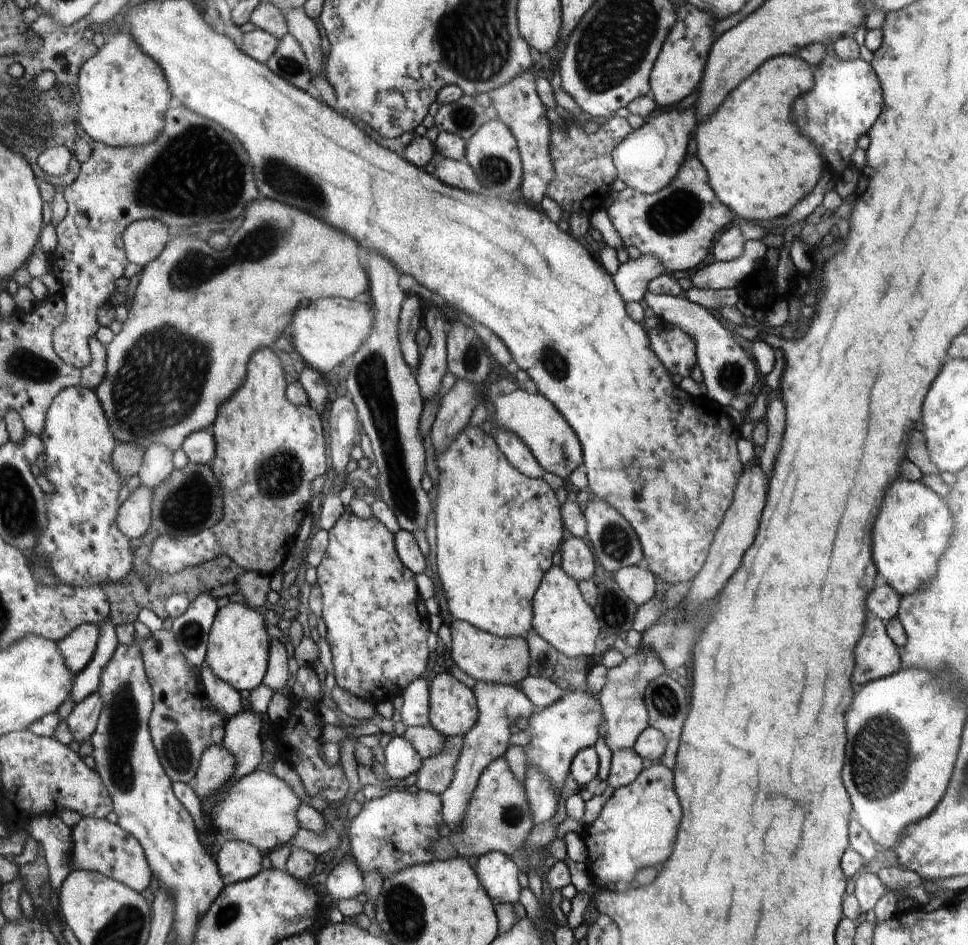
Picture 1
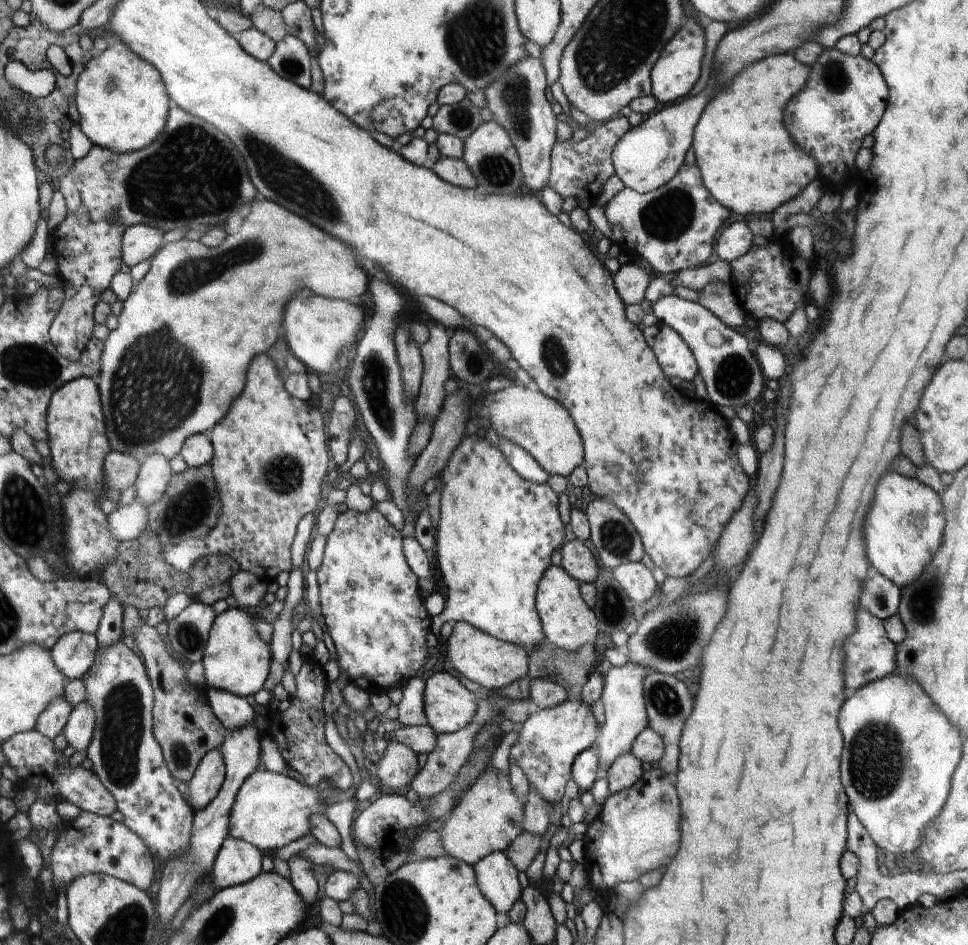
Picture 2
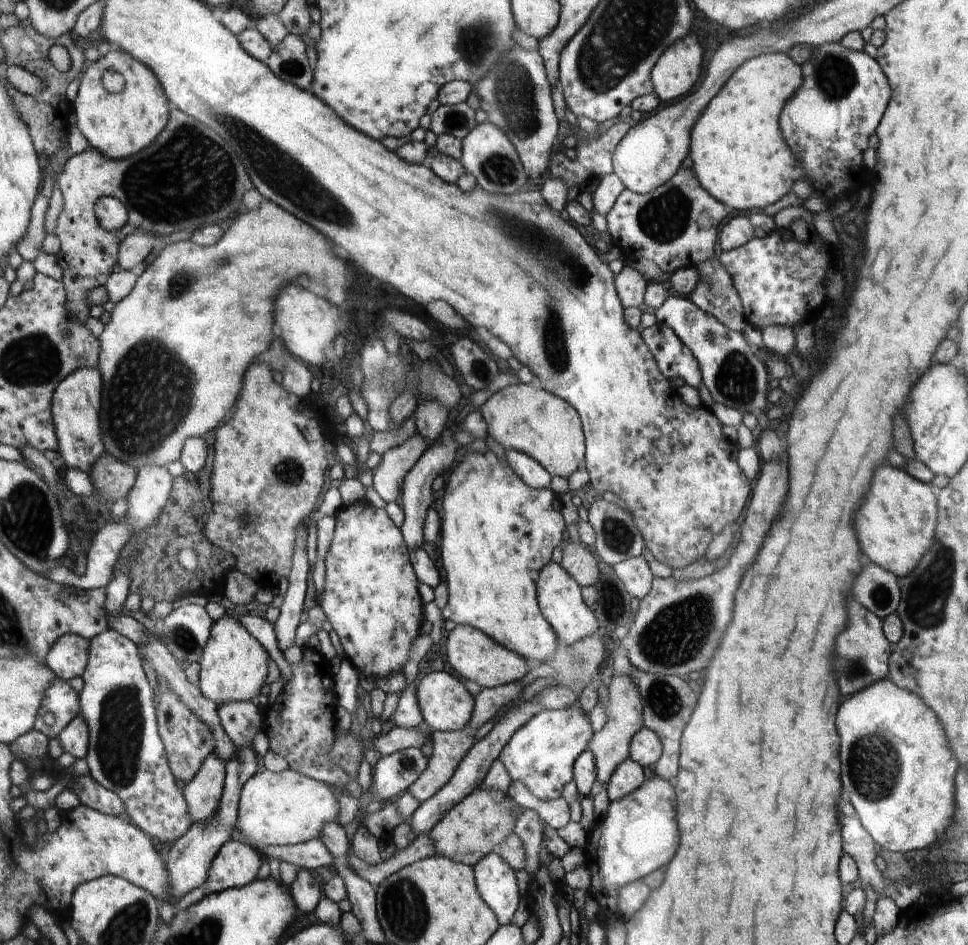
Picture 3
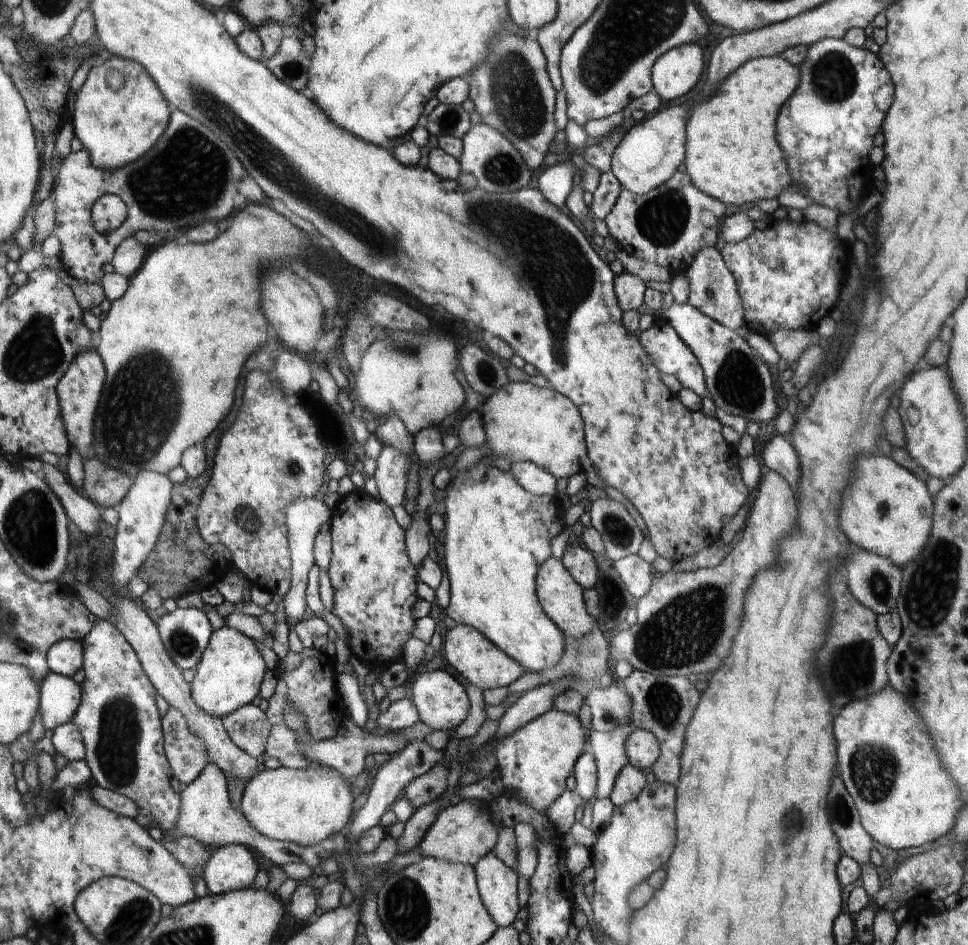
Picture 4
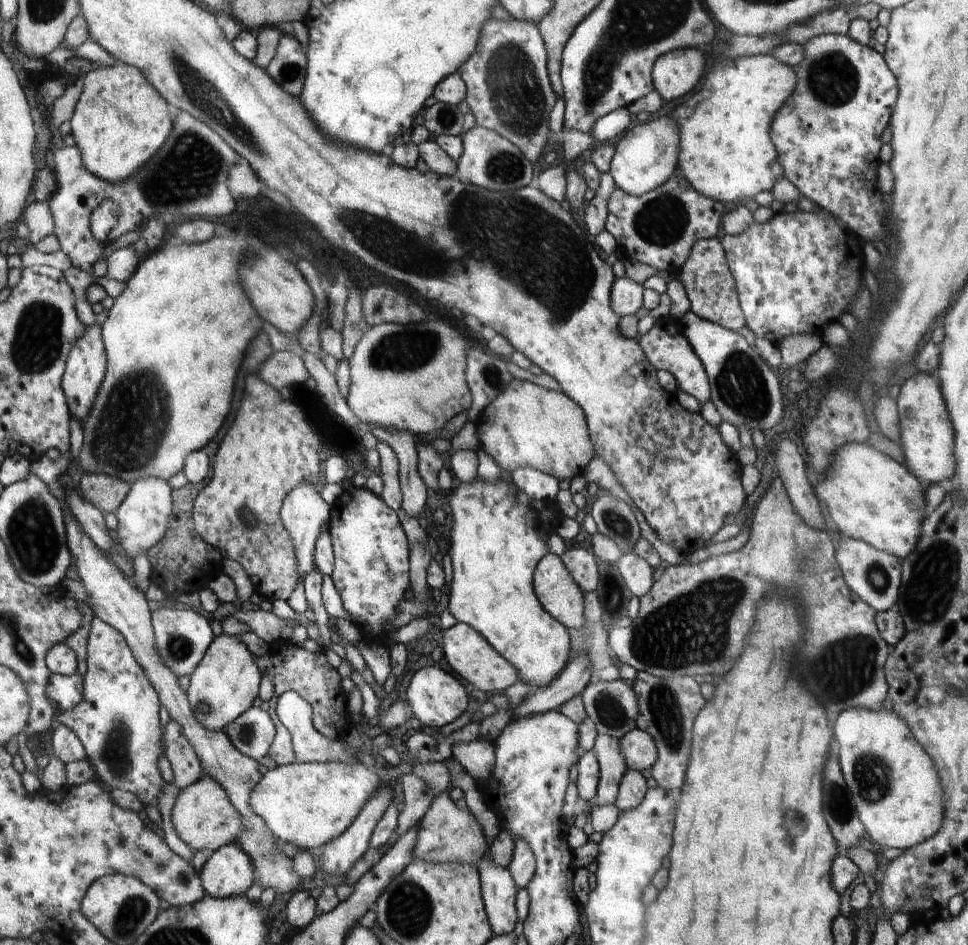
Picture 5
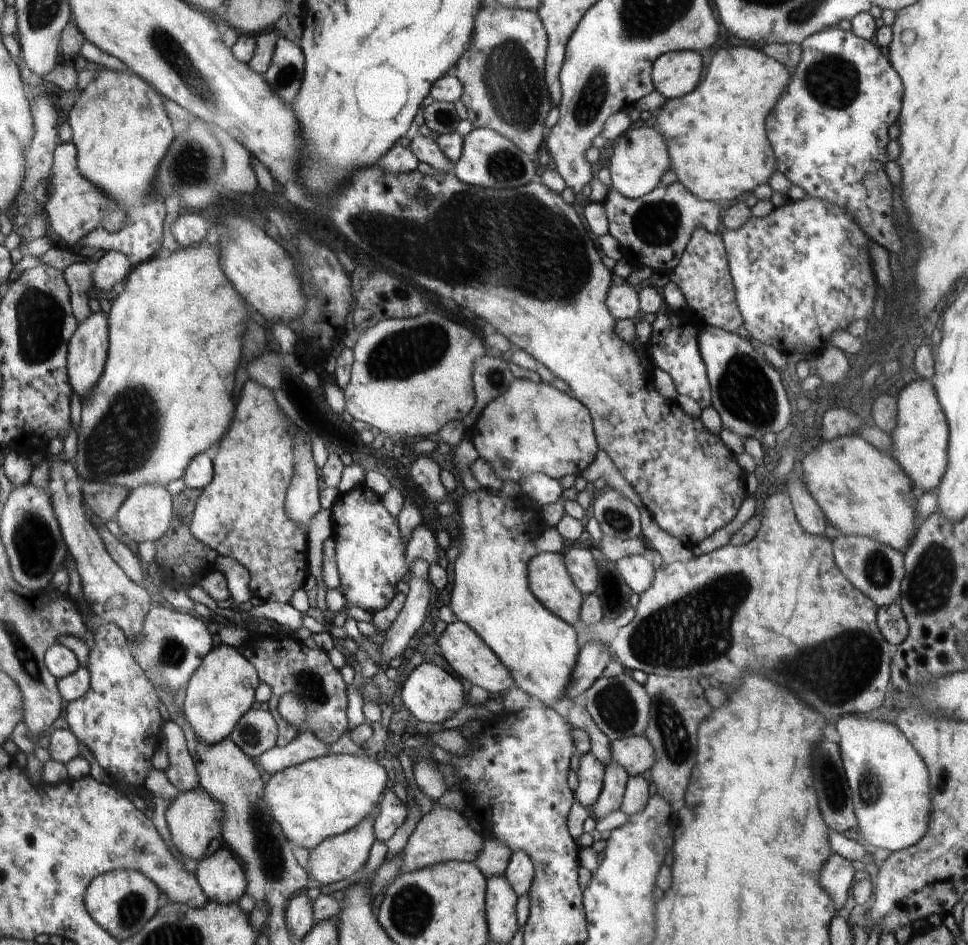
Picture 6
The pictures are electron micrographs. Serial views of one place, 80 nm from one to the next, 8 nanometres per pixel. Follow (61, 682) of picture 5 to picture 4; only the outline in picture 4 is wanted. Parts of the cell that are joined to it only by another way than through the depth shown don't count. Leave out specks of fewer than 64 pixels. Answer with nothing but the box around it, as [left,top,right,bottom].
[40,670,81,735]

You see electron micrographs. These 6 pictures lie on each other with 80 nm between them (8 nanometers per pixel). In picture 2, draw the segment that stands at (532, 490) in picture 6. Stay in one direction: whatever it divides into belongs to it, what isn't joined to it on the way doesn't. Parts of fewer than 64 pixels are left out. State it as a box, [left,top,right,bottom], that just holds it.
[498,438,548,484]

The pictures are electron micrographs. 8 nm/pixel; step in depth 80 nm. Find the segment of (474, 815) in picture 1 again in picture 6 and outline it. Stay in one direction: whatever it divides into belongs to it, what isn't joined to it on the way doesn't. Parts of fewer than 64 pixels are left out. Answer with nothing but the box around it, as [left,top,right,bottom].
[400,801,482,873]

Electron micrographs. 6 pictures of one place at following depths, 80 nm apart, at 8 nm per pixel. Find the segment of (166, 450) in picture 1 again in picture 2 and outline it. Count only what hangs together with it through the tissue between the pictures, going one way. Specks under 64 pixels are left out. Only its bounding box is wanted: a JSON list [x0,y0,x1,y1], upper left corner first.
[135,455,172,508]

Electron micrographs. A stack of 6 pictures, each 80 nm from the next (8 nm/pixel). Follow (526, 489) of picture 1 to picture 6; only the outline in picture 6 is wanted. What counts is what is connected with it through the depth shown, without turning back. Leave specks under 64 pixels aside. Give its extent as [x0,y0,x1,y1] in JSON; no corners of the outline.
[447,487,581,707]

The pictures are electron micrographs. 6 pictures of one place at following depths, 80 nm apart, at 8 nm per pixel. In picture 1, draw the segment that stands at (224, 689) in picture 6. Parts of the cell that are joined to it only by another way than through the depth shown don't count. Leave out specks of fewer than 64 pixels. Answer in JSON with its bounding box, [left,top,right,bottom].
[204,601,270,692]

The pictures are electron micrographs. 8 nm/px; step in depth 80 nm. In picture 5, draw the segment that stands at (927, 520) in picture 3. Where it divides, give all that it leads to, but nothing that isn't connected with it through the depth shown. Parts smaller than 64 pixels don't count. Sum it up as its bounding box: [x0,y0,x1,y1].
[814,444,927,560]

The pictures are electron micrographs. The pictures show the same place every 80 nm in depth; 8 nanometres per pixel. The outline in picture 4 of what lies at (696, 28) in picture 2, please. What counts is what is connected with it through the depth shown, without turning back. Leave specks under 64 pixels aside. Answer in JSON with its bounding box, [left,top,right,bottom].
[651,43,704,102]

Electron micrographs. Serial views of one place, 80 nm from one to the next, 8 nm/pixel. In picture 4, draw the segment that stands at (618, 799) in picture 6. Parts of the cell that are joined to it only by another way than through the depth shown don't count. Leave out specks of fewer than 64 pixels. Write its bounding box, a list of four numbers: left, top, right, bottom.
[587,716,634,799]

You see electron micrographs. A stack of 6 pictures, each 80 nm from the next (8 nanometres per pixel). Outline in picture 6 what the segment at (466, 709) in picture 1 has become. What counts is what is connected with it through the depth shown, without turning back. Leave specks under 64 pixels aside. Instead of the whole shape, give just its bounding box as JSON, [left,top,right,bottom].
[401,662,465,724]

